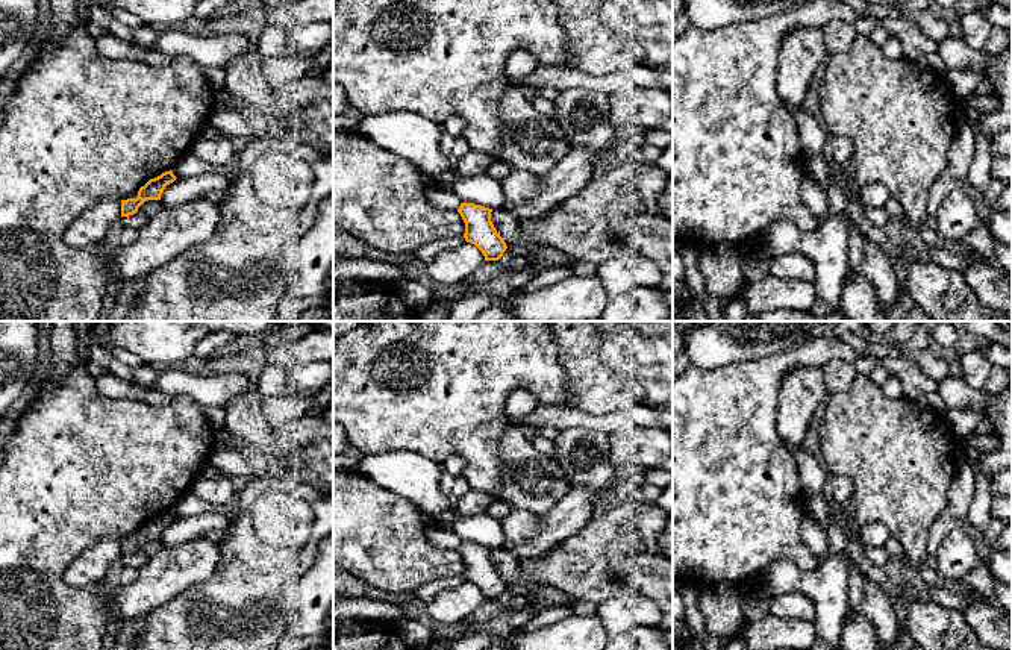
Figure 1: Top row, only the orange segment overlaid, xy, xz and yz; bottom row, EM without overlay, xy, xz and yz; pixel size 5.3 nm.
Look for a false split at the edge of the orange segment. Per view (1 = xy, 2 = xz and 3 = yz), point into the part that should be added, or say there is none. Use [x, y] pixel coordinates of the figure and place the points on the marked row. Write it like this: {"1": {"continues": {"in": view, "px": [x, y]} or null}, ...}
{"1": {"continues": null}, "2": {"continues": null}, "3": {"continues": null}}

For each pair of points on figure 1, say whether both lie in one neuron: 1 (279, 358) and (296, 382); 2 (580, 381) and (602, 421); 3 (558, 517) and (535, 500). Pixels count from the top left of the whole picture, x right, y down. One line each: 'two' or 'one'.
1: two
2: two
3: two

